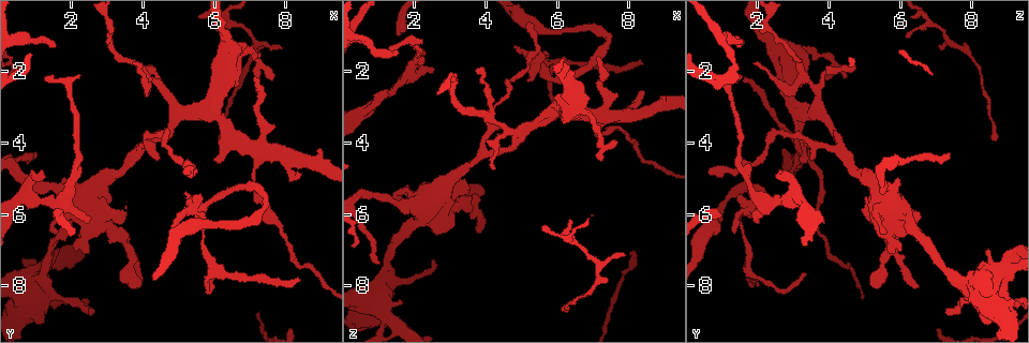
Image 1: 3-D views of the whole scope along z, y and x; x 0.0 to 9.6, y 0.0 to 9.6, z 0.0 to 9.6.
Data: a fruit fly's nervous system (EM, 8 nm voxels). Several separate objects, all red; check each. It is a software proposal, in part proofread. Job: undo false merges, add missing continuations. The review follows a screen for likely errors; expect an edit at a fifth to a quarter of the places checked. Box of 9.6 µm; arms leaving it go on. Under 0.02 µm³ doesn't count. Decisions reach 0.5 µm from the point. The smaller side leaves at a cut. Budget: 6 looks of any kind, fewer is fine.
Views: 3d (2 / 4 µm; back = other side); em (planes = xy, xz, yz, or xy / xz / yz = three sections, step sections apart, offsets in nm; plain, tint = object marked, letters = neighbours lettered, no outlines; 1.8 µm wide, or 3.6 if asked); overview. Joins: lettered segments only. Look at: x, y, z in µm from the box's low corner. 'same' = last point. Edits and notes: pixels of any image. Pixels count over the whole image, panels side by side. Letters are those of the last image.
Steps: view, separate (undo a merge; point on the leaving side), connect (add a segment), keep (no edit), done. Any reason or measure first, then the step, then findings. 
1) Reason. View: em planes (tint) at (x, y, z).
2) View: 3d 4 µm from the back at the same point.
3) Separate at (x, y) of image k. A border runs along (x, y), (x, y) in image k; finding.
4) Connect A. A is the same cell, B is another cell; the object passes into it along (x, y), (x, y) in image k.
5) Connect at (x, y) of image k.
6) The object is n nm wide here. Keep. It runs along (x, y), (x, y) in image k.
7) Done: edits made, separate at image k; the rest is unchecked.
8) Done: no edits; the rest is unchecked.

Calibre changes. View: 3d 4 µm at (1.05, 7.70, 8.70).

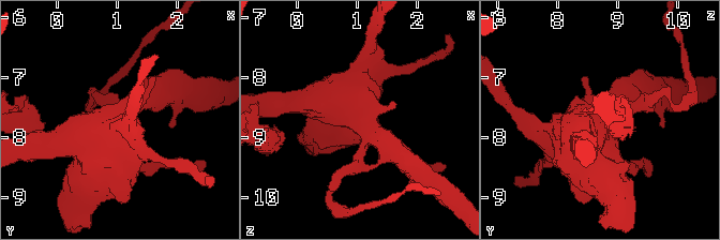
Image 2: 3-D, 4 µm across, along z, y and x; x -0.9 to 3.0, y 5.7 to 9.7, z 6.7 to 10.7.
View: em 3.6 µm yz step 4 (tint) at (1.10, 7.70, 8.65).

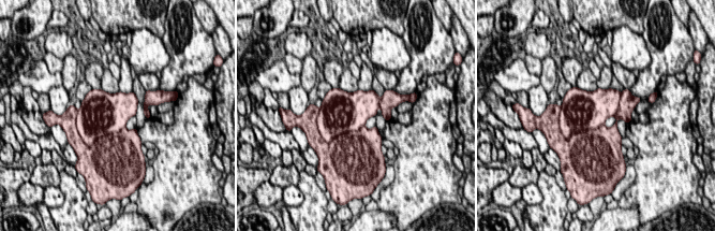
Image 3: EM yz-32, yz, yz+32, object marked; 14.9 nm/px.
View: em 3.6 µm planes (letters) at the same point.

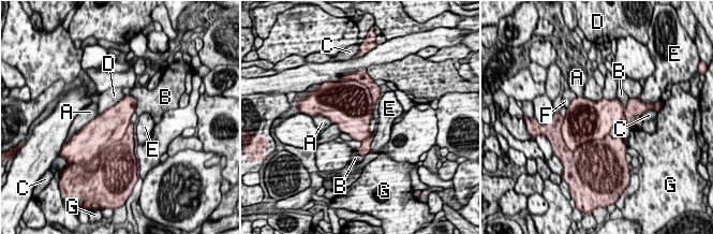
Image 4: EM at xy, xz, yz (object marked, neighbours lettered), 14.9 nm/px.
The longest contact is with D, 500 nm. Separate at (109, 127) of image 4. A, B, C, D, E, F and G are other cells; a border runs along (130, 122), (124, 134), (101, 152) in image 4; a second neuron is stuck on.

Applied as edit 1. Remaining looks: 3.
View: overview.

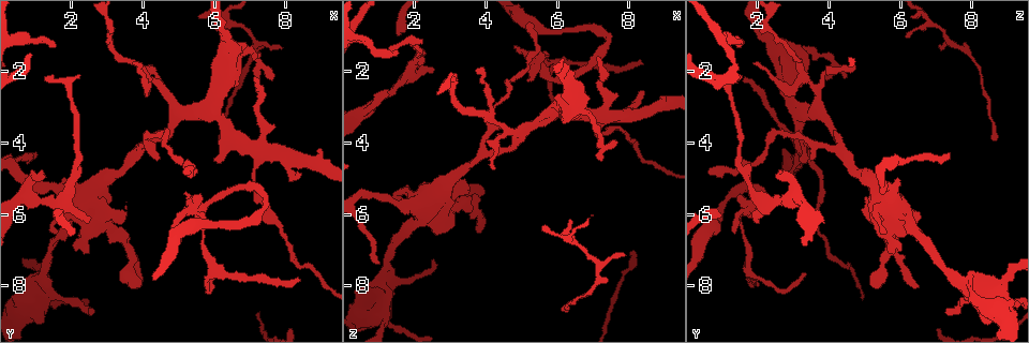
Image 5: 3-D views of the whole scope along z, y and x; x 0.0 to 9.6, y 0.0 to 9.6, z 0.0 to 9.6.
An open end. View: em planes (letters) at (2.50, 8.80, 7.25).

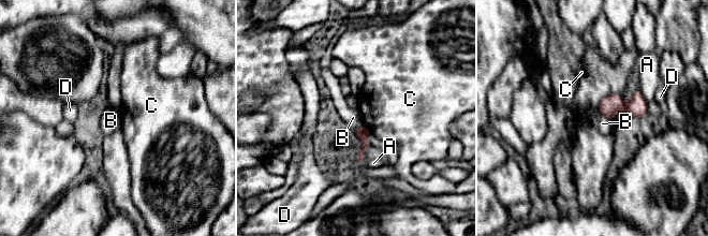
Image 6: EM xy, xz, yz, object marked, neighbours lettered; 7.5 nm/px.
Keep. A, B, C and D are other cells; a border runs along (598, 108), (610, 120) in image 6; no lettered segment goes on from it.

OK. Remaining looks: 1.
Free end. View: em planes (letters) at (1.20, 4.80, 2.65).

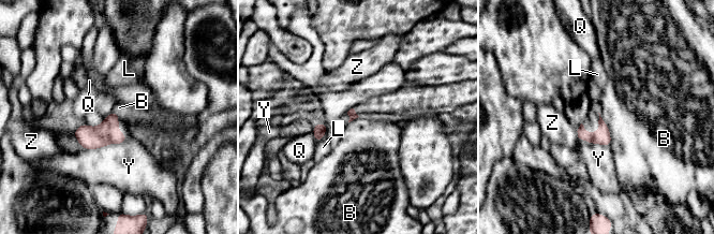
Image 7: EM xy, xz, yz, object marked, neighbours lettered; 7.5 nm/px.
The longest contact is with Y, 320 nm. Keep. B, L, Q, Y and Z are other cells; no lettered segment goes on from it.

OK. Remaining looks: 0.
Done: edits made, separate at image 4; the rest is unchecked.

